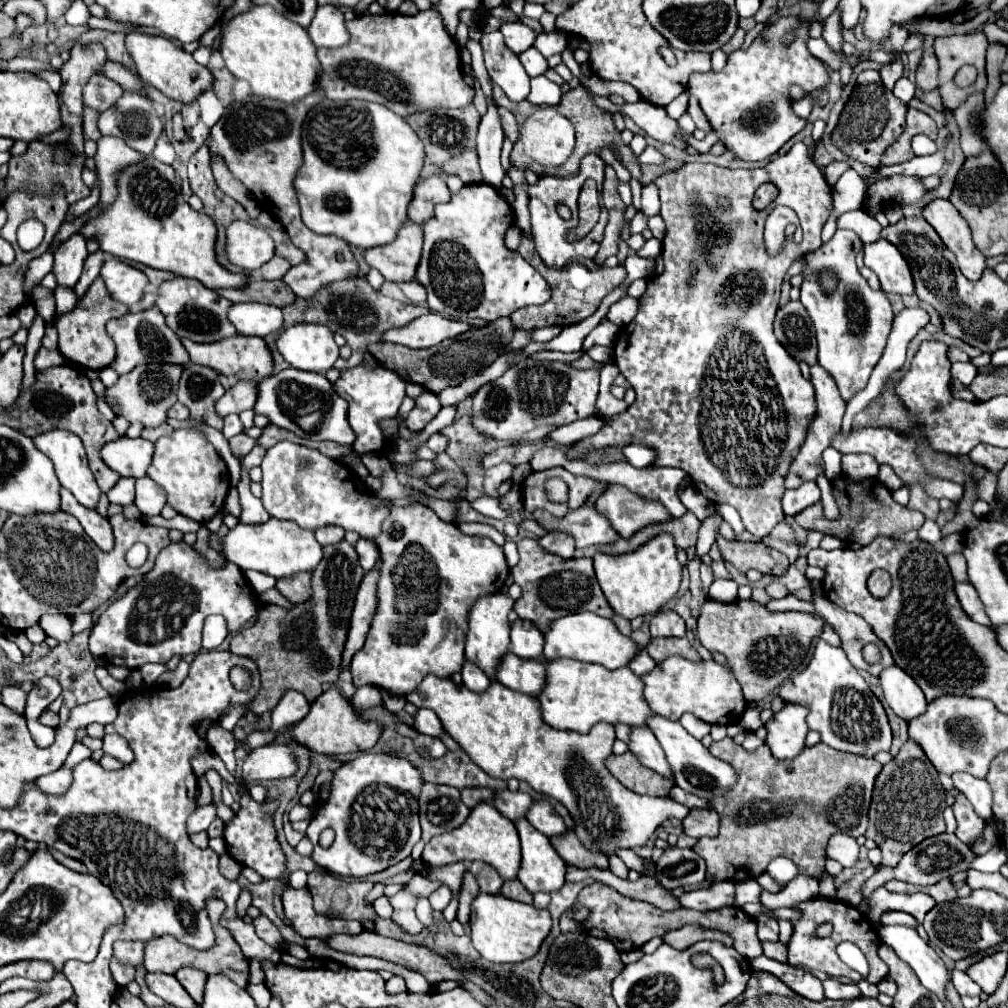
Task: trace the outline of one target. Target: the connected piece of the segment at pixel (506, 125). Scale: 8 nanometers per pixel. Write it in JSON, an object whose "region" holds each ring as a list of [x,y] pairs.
{"region":[[[500,108],[500,120],[502,120],[504,134],[506,134],[512,142],[516,142],[516,140],[518,140],[518,124],[516,124],[516,118],[514,118],[508,110]]]}

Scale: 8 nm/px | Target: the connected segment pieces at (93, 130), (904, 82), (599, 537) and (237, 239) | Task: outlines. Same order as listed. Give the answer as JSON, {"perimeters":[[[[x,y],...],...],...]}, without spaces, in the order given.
{"perimeters":[[[[94,108],[84,110],[84,134],[90,140],[98,140],[102,136],[98,130],[98,118],[100,118],[100,112],[96,112]]],[[[902,76],[894,86],[894,96],[898,96],[902,102],[910,102],[910,98],[914,98],[914,90],[916,88],[910,84],[910,80]]],[[[584,504],[582,508],[578,508],[576,512],[568,512],[564,518],[556,518],[550,516],[548,512],[532,512],[532,516],[548,530],[562,530],[574,536],[576,546],[584,548],[584,546],[592,546],[592,544],[608,544],[614,542],[618,538],[616,530],[610,526],[610,522],[606,518],[602,518],[596,510],[594,504]]],[[[236,220],[226,228],[228,260],[242,270],[258,270],[274,256],[274,240],[266,230]]]]}

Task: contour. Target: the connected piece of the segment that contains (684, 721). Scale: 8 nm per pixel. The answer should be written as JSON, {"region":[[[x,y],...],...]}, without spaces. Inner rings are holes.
{"region":[[[686,714],[684,718],[680,718],[680,724],[698,740],[702,740],[702,736],[710,734],[710,724],[704,724],[704,720],[696,720],[696,716]]]}

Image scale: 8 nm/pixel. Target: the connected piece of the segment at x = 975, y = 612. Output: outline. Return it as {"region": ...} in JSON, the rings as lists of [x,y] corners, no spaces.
{"region":[[[962,582],[962,584],[956,584],[956,596],[964,608],[964,612],[978,624],[984,624],[984,626],[992,626],[986,612],[984,612],[984,606],[980,604],[980,598],[976,596],[976,588],[972,588],[972,584],[968,582]]]}

